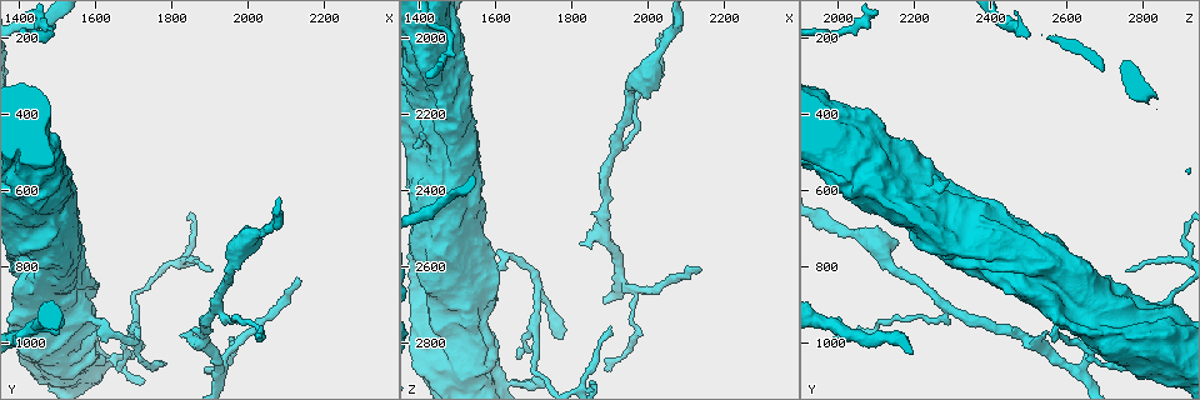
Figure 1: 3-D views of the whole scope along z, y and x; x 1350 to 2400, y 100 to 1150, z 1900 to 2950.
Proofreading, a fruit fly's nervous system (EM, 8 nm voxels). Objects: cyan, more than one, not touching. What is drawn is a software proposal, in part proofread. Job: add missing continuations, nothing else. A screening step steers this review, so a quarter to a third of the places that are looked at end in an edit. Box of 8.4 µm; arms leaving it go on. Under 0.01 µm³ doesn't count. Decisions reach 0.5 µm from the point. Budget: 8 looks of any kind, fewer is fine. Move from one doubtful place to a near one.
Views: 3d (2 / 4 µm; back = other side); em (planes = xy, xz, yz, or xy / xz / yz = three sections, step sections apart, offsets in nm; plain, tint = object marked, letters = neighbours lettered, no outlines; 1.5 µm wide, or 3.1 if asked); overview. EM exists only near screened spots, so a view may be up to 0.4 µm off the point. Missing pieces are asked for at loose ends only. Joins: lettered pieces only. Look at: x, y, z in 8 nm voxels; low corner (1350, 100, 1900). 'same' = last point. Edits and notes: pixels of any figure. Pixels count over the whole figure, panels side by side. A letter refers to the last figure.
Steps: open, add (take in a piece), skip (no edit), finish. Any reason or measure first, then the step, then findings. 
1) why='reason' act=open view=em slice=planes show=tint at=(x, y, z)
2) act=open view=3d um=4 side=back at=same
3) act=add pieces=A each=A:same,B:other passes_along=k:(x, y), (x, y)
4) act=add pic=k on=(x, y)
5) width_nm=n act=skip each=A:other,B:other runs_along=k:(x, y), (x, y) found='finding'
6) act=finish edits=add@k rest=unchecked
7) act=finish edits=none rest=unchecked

why='branch stops here' act=open view=em slice=yz step=8 show=letters at=(2135, 835, 2615)

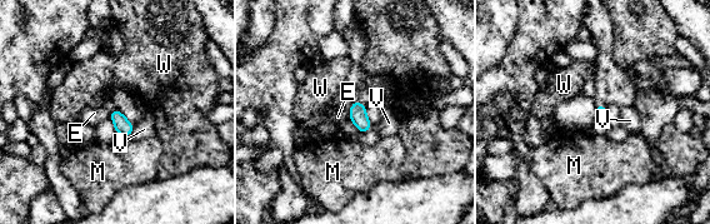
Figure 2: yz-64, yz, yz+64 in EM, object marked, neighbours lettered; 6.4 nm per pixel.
act=skip each=E:other,M:other,V:other,W:other border=2:(348, 109), (350, 119) found='no lettered piece goes on from it'

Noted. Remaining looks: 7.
why='an open end' act=open view=3d um=4 at=(1775, 1055, 2795)

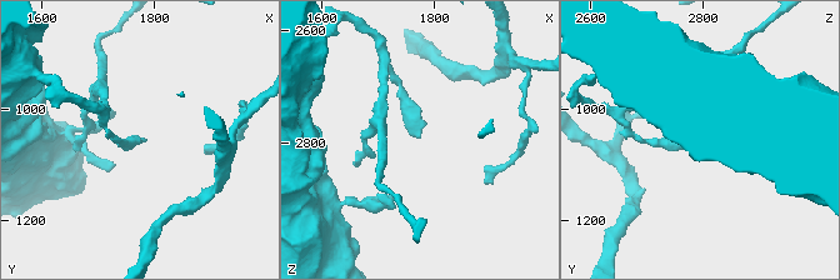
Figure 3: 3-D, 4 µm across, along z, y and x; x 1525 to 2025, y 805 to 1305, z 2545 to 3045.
act=open view=em slice=planes show=letters at=(1775, 1055, 2790)

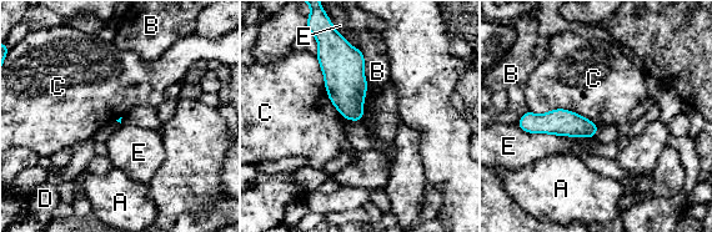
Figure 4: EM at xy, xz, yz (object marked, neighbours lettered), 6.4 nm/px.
act=skip each=A:other,B:other,C:other,D:other,E:other found='none of them fits'

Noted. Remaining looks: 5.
why='an open end' act=open view=3d um=4 at=(1510, 940, 2010)

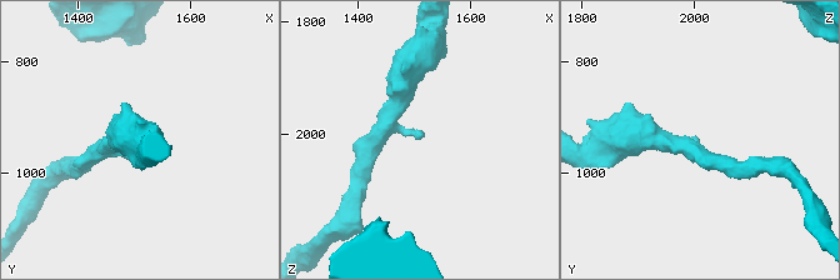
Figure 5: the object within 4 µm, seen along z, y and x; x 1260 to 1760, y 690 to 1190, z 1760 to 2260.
act=open view=em slice=planes show=letters at=(1515, 940, 2005)

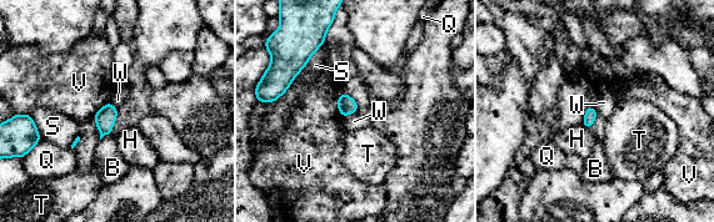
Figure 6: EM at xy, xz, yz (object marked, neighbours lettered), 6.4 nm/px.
act=skip each=B:other,H:other,Q:other,S:other,T:other,V:other,W:other border=6:(356, 110), (344, 117) found='none of them fits'

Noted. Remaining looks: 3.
act=finish edits=none rest=unchecked

